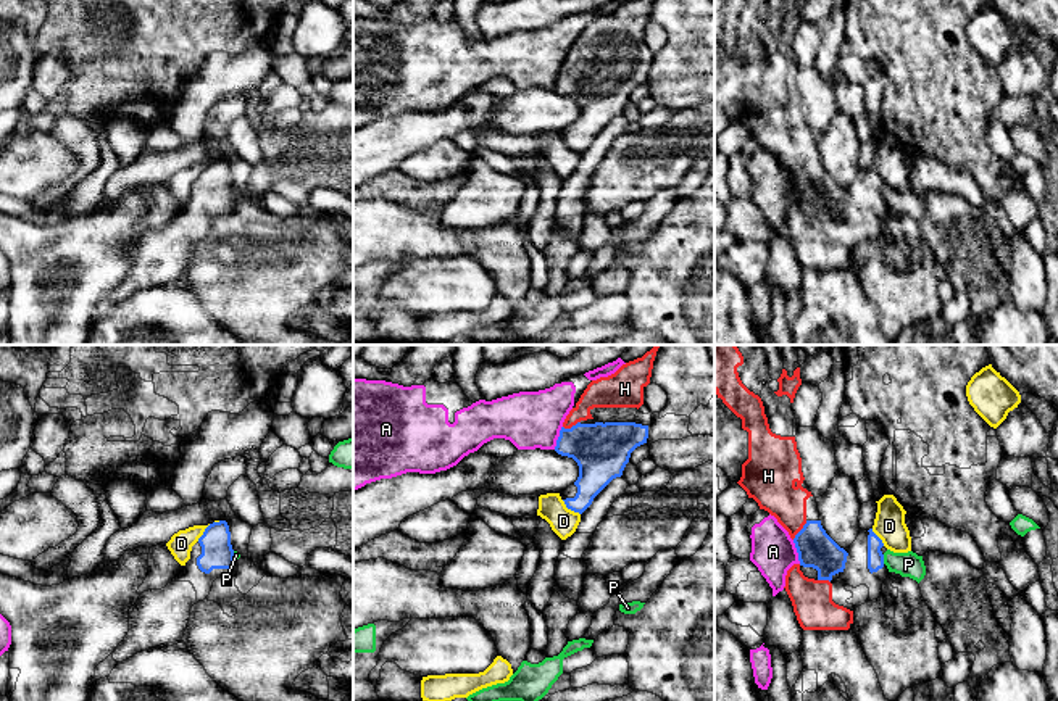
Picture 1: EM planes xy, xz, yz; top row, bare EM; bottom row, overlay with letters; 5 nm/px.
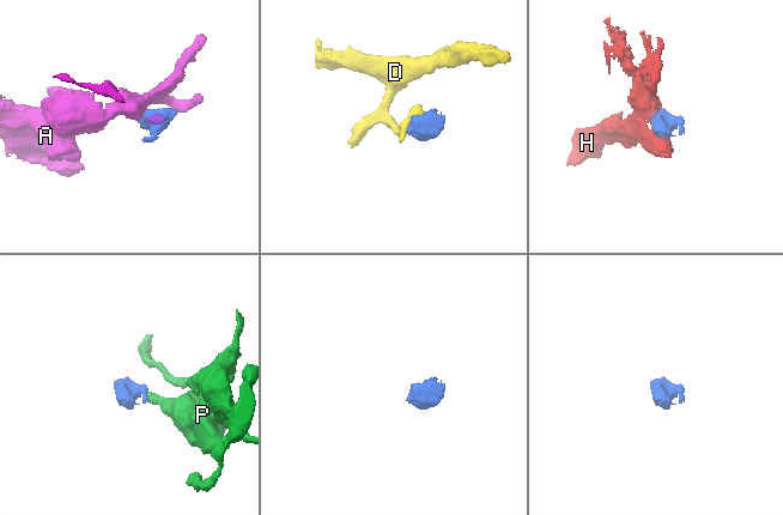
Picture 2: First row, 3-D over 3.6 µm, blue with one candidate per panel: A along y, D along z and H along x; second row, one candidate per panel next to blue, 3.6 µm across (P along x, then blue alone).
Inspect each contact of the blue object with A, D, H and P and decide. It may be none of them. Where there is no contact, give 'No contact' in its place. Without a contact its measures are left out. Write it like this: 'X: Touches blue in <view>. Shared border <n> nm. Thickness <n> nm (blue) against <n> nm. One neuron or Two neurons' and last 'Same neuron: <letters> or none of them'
A: Touches blue in yz. Shared border 130 nm. Thickness 180 nm (blue) against 220 nm. Two neurons
D: Touches blue in xz. Shared border 120 nm. Thickness 190 nm (blue) against 140 nm. Two neurons
H: Touches blue in yz. Shared border 120 nm. Thickness 180 nm (blue) against 220 nm. One neuron
P: Touches blue in yz. Shared border 50 nm. Thickness 80 nm (blue) against 130 nm. Two neurons
Same neuron: H

